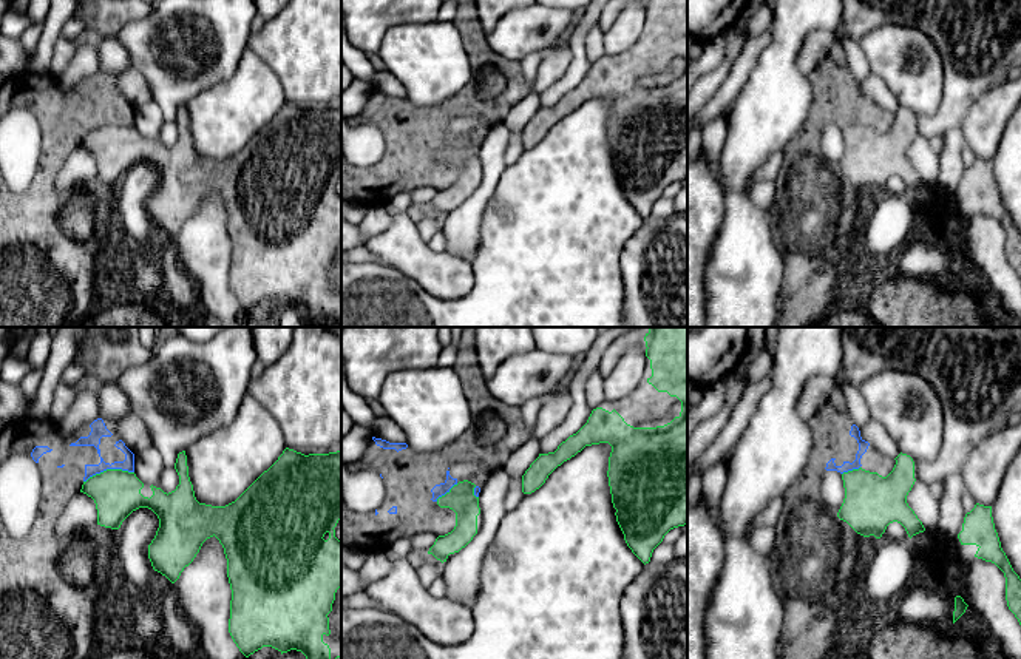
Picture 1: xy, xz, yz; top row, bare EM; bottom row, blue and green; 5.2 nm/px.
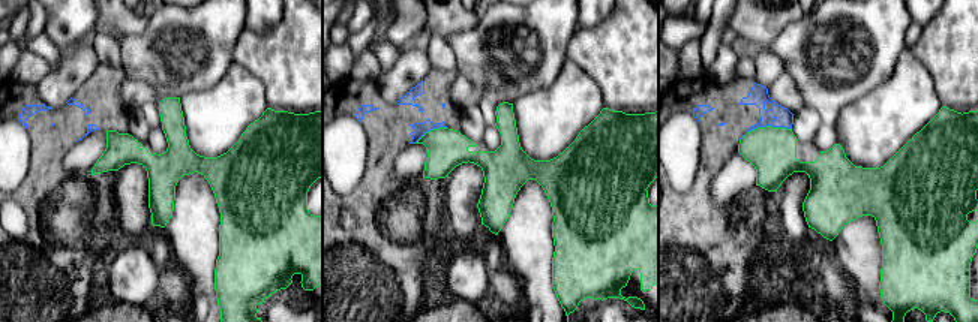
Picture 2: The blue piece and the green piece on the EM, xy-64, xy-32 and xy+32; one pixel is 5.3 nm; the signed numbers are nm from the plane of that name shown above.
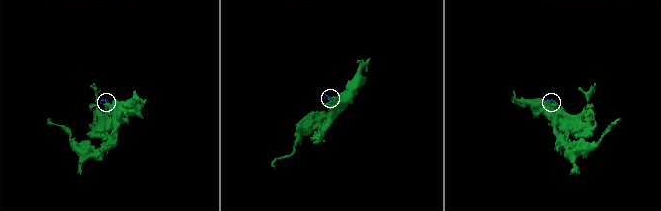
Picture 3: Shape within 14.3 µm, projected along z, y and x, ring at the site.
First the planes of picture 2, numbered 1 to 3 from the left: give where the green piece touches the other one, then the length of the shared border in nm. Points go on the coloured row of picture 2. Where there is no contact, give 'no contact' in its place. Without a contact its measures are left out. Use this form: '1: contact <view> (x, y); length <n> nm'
1: no contact
2: contact xy-32 (429, 129); length 200 nm
3: contact xy+32 (768, 125); length 240 nm

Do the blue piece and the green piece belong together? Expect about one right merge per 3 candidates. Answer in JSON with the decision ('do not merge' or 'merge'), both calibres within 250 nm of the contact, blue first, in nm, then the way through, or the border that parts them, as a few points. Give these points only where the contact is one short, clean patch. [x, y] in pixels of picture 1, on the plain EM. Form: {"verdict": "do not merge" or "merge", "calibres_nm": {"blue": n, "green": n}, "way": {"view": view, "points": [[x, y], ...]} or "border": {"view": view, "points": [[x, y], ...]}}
{"verdict": "do not merge", "calibres_nm": {"blue": 80, "green": 240}, "border": {"view": "xy", "points": [[133, 125], [104, 124], [84, 136]]}}

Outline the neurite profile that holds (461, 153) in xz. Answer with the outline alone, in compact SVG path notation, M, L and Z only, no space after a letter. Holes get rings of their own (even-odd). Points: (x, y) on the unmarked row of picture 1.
M463 134L454 139L445 150L437 153L440 162L456 167L456 181L451 187L439 190L428 208L442 218L449 208L459 207L477 188L477 170L480 168L479 151L474 150L476 139Z

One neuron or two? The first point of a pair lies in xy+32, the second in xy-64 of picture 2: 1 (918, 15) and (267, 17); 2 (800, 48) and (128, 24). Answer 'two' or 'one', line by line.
1: one
2: two

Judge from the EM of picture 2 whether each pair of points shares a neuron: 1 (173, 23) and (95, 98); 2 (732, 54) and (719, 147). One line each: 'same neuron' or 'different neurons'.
1: different neurons
2: different neurons

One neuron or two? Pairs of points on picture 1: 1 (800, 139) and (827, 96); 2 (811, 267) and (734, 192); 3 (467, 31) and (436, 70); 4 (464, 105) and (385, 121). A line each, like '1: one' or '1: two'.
1: one
2: two
3: two
4: one

